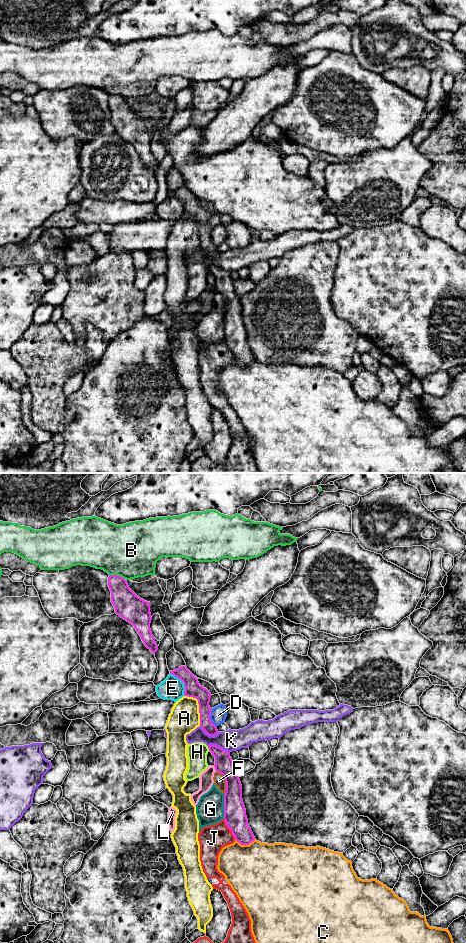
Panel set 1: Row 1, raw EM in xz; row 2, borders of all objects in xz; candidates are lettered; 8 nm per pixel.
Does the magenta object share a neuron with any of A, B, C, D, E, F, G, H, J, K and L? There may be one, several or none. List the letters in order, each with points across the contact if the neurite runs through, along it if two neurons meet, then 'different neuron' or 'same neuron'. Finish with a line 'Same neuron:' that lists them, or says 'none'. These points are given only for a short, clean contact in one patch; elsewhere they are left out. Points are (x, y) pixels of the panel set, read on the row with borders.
A: border xz (184, 695), (194, 697), (197, 700), (200, 725); different neuron
B: different neuron
C: different neuron
D: border xz (211, 709), (210, 720), (216, 727); different neuron
E: border xz (170, 673), (183, 683), (184, 695); different neuron
F: different neuron
G: border xz (223, 795), (224, 818); different neuron
H: border xz (207, 747), (209, 750); different neuron
J: different neuron
K: border xz (208, 746), (219, 746), (229, 752); different neuron
L: border xz (213, 766), (216, 770); different neuron
Same neuron: none

